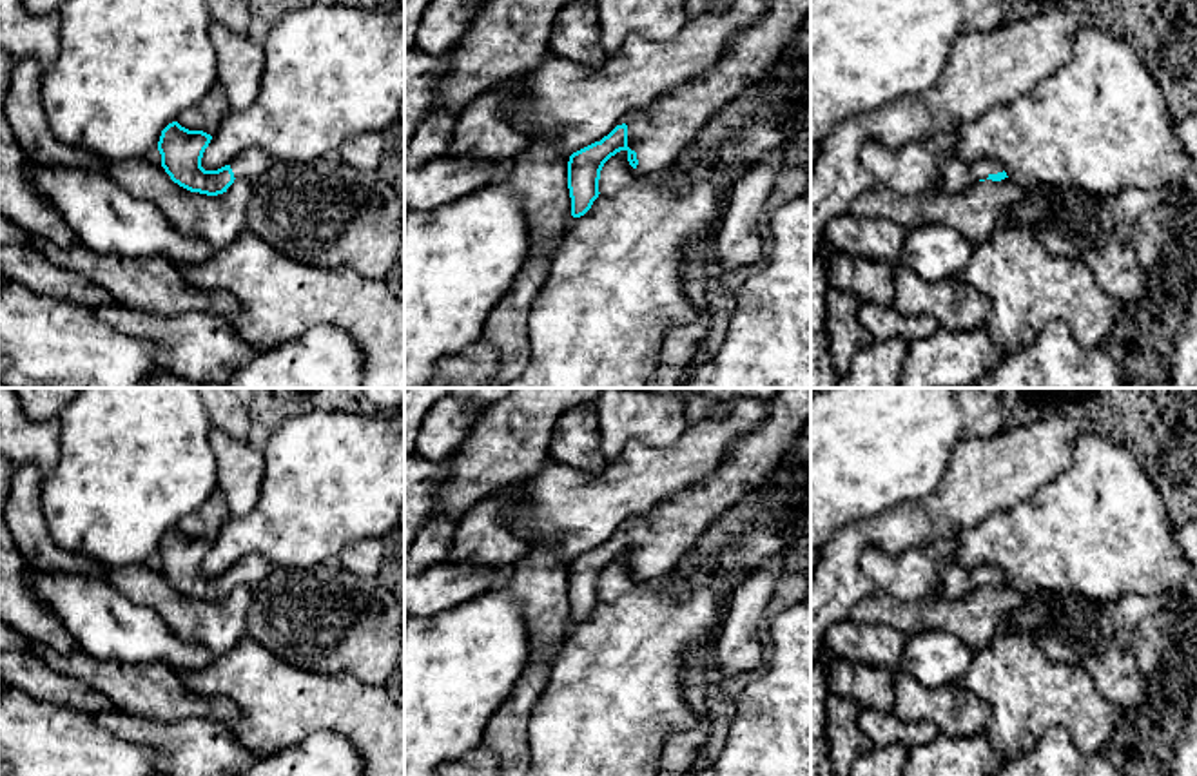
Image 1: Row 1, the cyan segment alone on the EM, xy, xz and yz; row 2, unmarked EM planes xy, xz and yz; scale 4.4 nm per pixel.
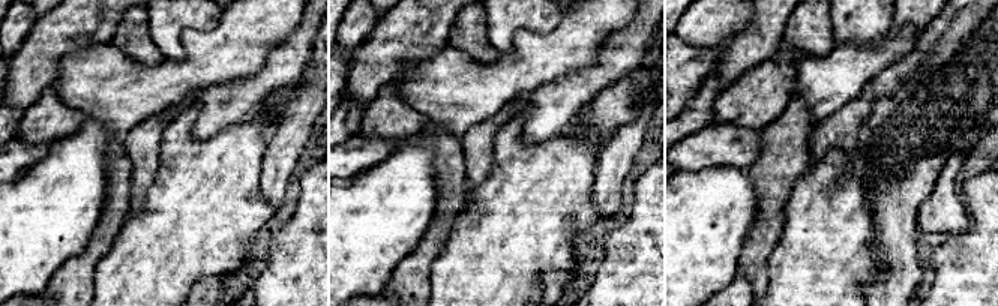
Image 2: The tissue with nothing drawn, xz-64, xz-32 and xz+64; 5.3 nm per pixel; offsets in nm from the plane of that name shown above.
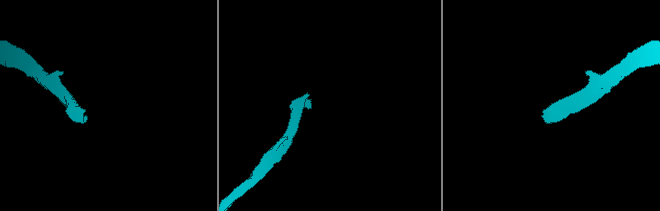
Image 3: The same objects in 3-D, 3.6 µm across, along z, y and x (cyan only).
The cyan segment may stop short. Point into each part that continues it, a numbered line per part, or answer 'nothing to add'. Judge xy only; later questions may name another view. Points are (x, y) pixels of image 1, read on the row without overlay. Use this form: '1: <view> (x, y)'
1: xy (254, 568)

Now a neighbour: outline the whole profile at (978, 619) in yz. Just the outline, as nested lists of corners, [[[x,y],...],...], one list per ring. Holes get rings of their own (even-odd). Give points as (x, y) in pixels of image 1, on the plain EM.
[[[1010,584],[976,587],[968,597],[956,600],[938,595],[914,602],[900,602],[876,589],[851,611],[849,618],[852,622],[889,626],[905,636],[921,631],[943,631],[974,653],[985,649],[1001,635],[1016,635],[1008,618],[1027,602],[1025,589]]]

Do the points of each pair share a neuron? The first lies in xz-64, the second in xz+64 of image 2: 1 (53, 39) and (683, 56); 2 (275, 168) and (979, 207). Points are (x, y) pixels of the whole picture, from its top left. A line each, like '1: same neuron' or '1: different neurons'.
1: different neurons
2: different neurons

